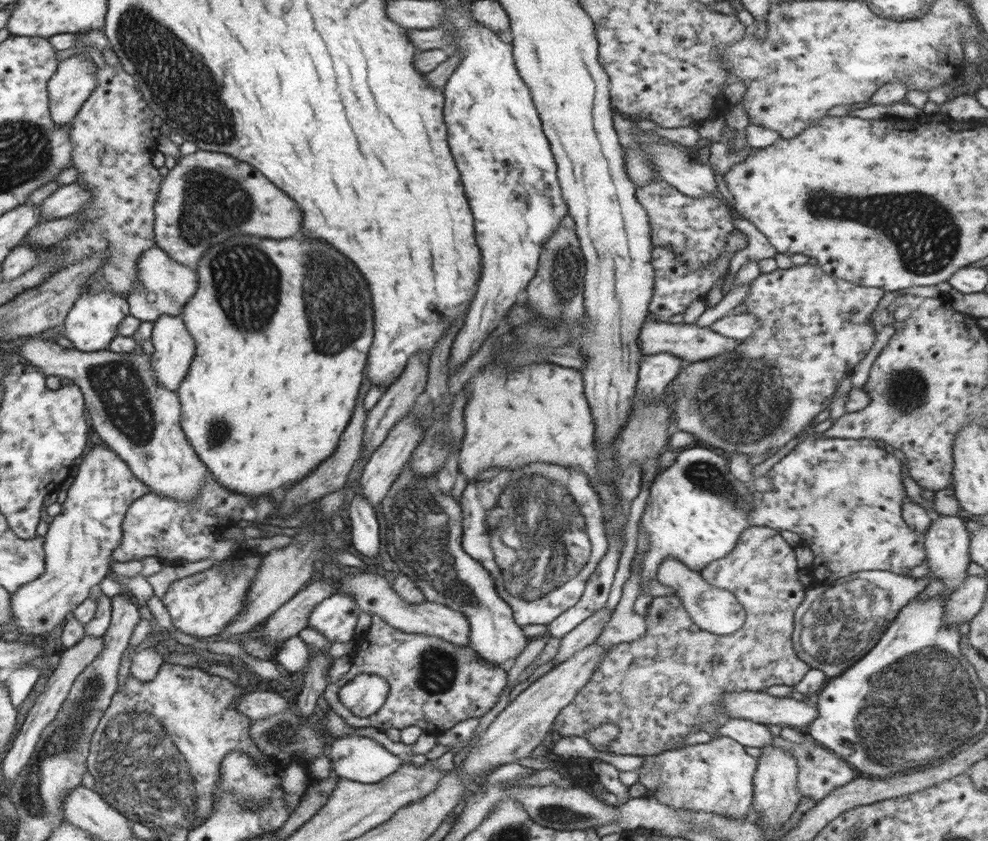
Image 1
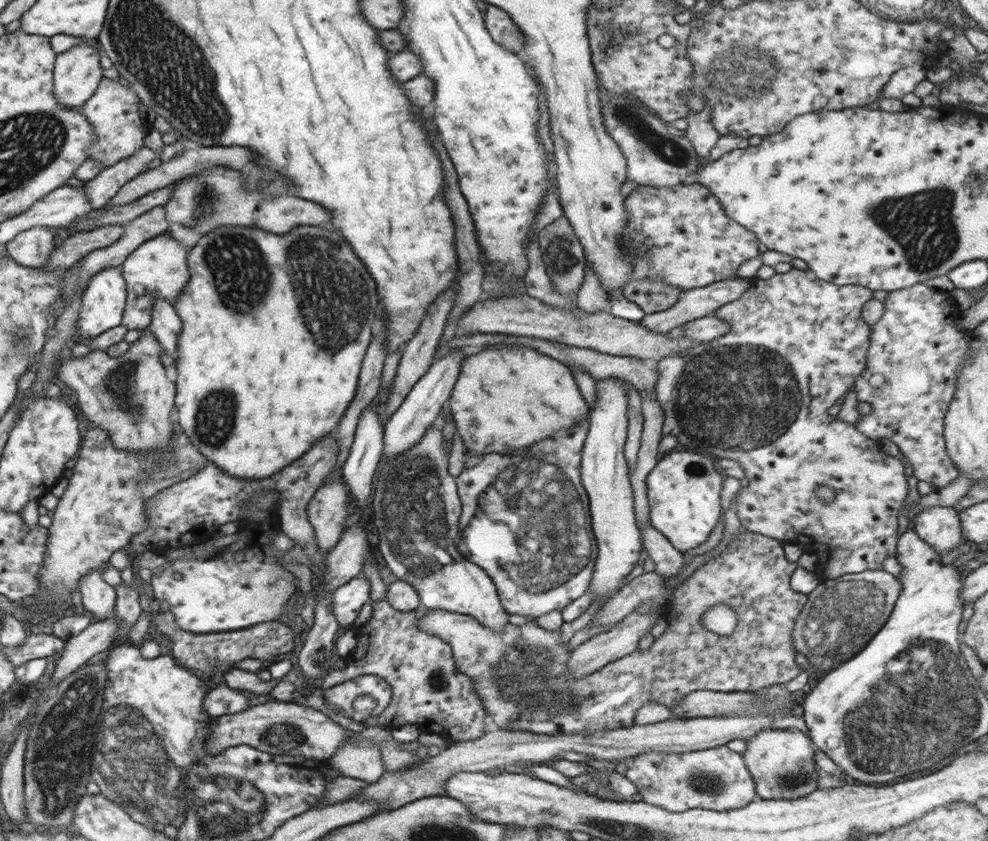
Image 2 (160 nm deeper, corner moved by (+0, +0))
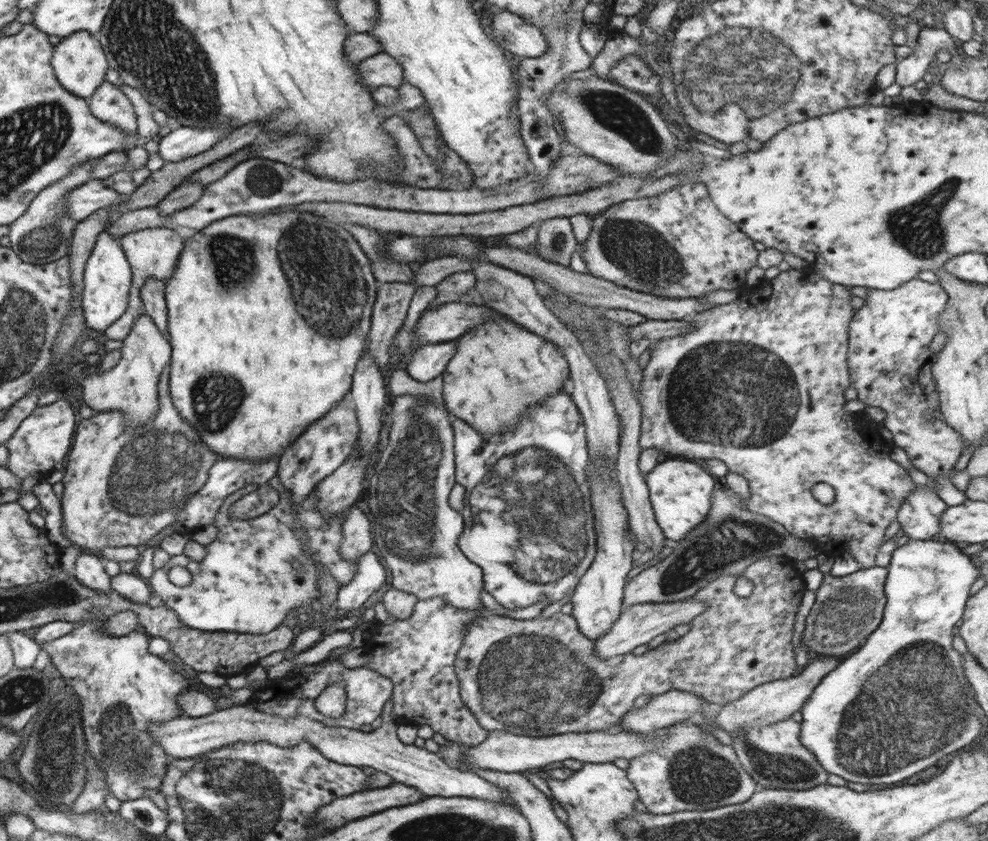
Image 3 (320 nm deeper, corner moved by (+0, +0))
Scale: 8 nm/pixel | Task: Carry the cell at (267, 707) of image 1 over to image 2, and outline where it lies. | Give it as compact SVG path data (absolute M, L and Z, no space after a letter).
M222 683L213 688L203 700L204 710L212 717L231 715L251 707L249 695L245 692L231 689Z

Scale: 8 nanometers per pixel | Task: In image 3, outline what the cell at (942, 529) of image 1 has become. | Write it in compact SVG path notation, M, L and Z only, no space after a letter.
M930 485L917 486L900 506L897 520L910 539L933 541L940 535L939 518L948 508Z

